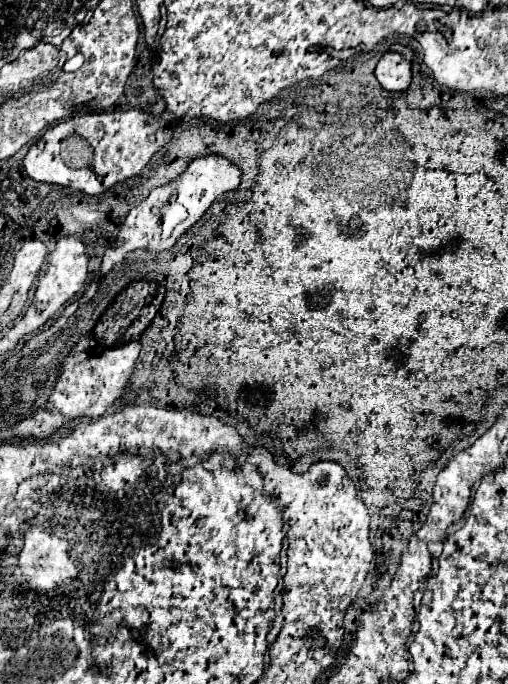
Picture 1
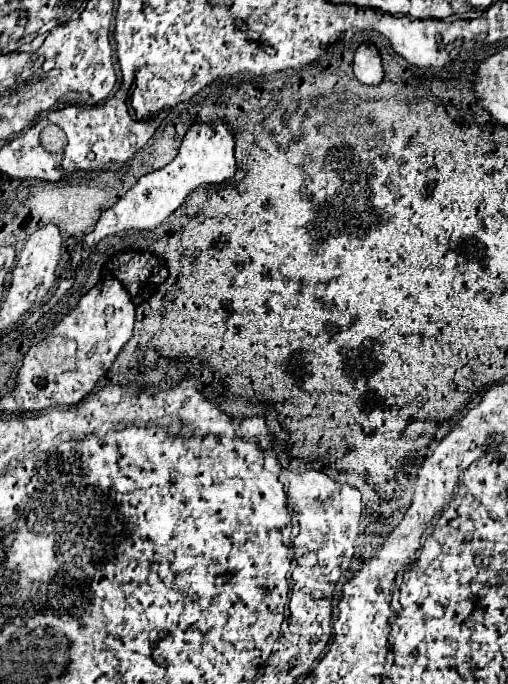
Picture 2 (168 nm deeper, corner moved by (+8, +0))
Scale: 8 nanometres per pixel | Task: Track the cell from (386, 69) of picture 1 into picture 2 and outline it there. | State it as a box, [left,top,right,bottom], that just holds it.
[352,43,384,85]

